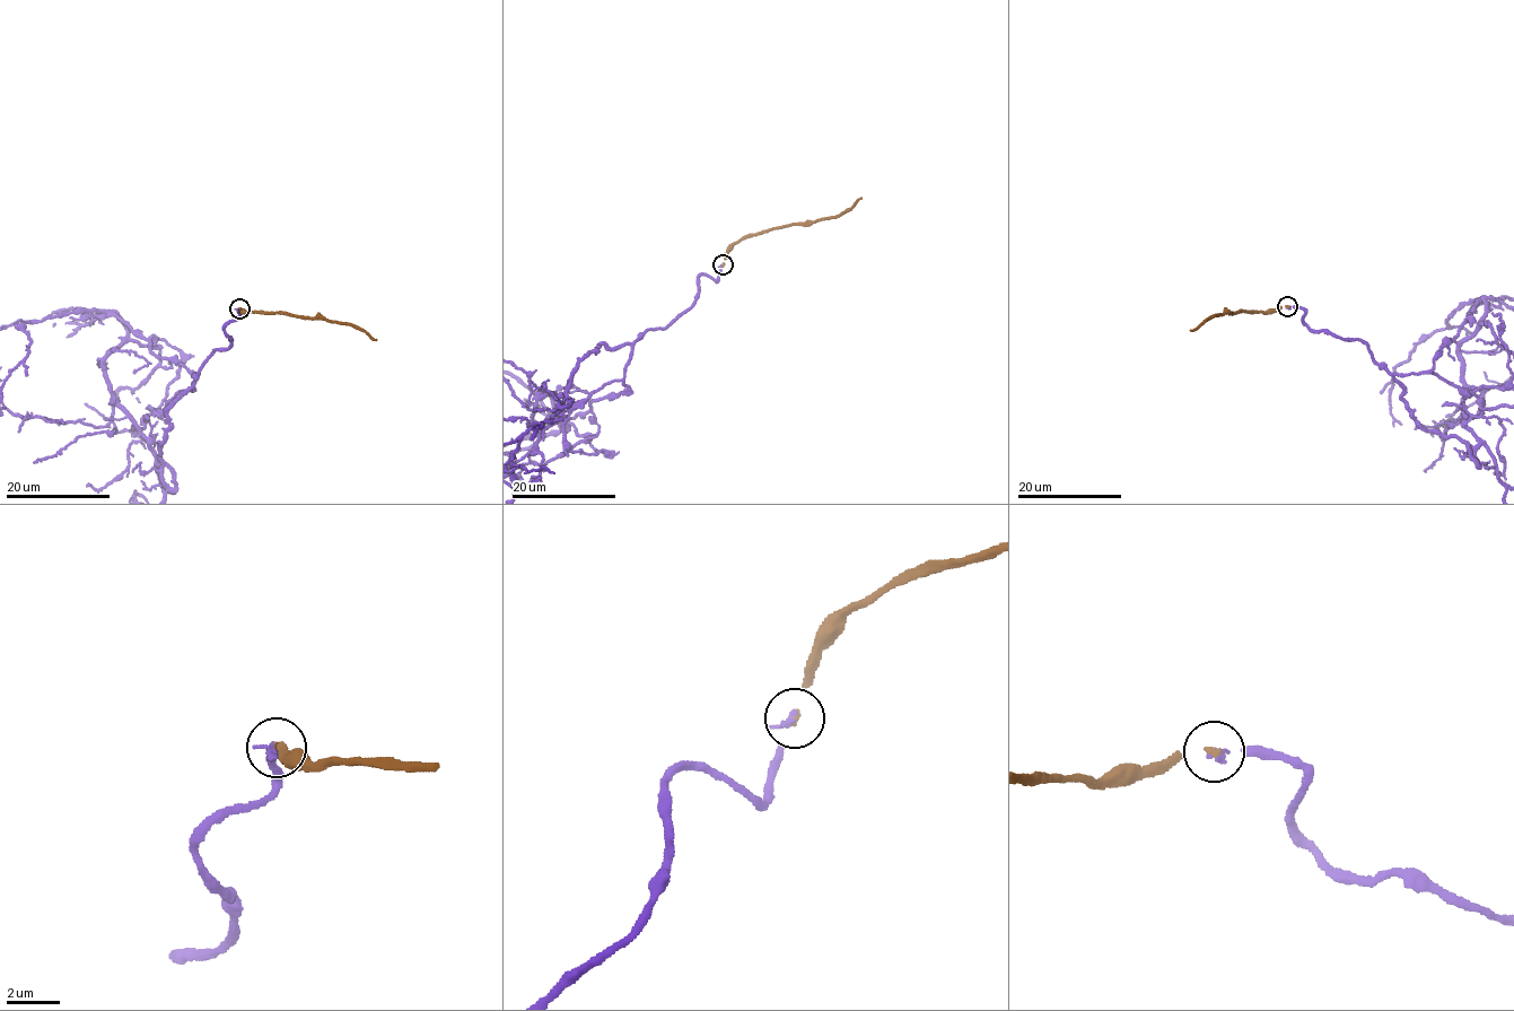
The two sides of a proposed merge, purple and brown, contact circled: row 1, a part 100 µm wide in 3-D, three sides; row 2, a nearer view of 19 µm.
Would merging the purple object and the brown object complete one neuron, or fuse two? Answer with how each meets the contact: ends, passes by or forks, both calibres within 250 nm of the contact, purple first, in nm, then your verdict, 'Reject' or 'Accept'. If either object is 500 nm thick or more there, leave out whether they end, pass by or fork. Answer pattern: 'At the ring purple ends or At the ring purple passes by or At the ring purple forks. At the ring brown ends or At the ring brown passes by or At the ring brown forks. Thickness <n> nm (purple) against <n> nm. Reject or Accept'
At the ring purple ends. At the ring brown ends. Thickness 200 nm (purple) against 200 nm. Accept

